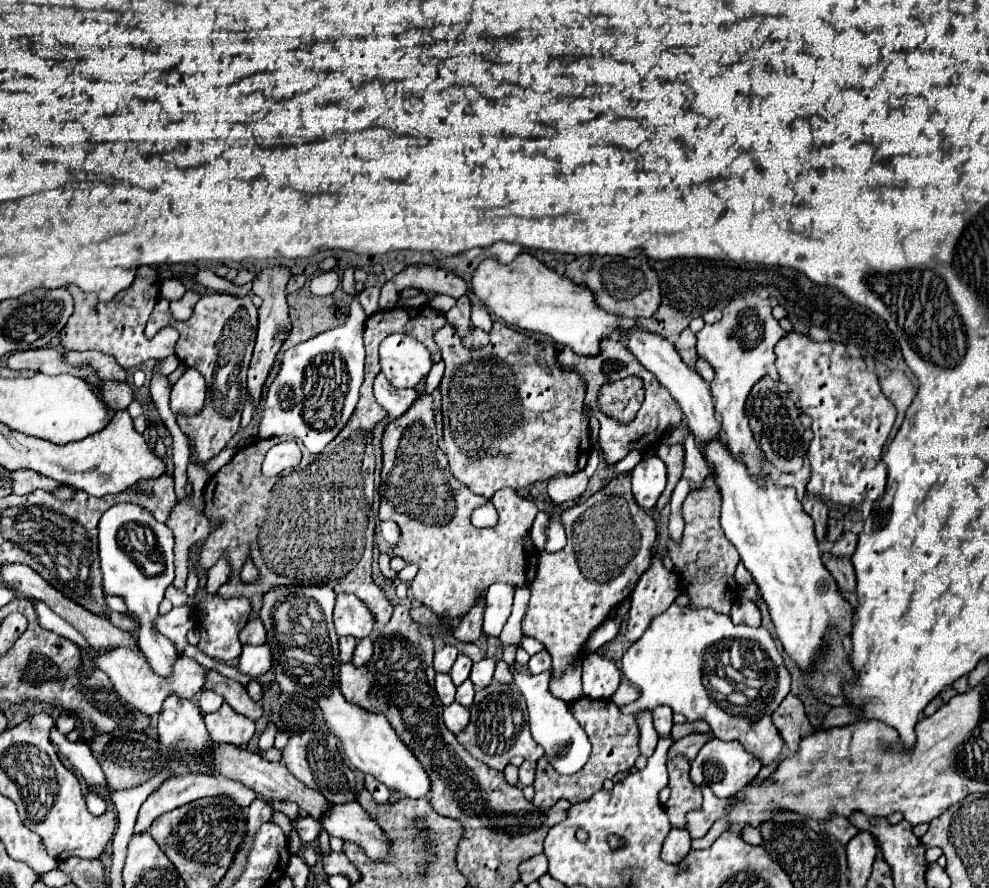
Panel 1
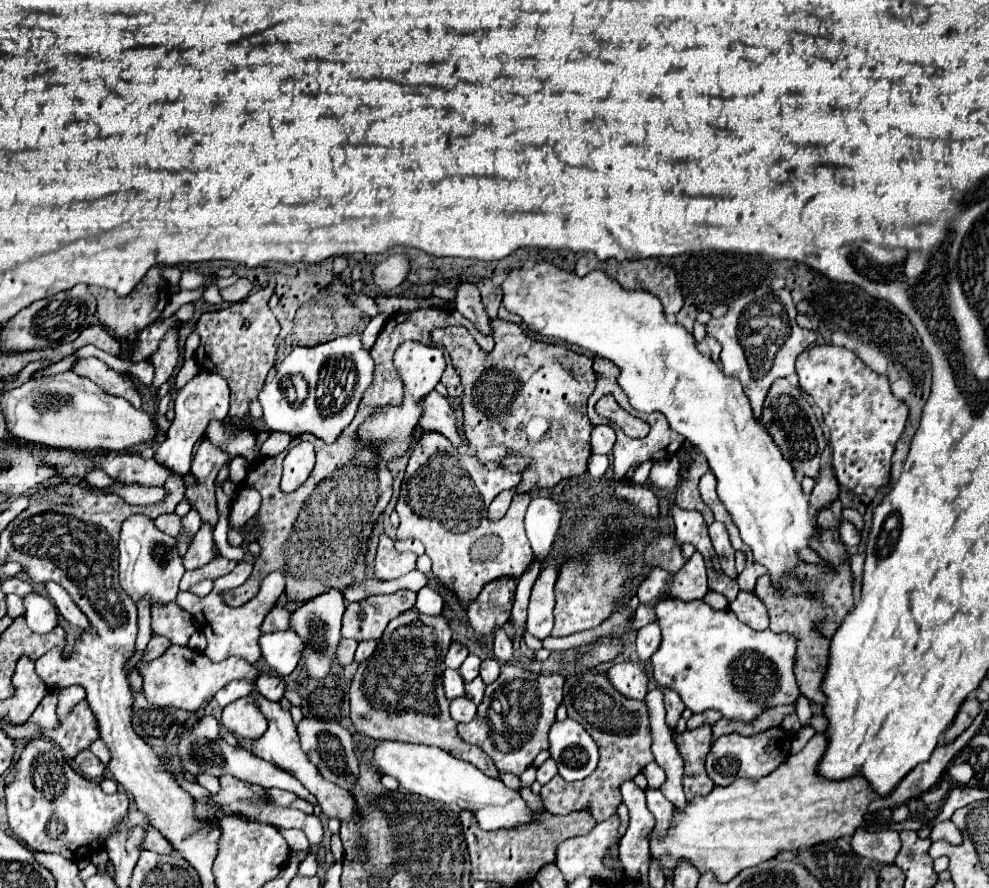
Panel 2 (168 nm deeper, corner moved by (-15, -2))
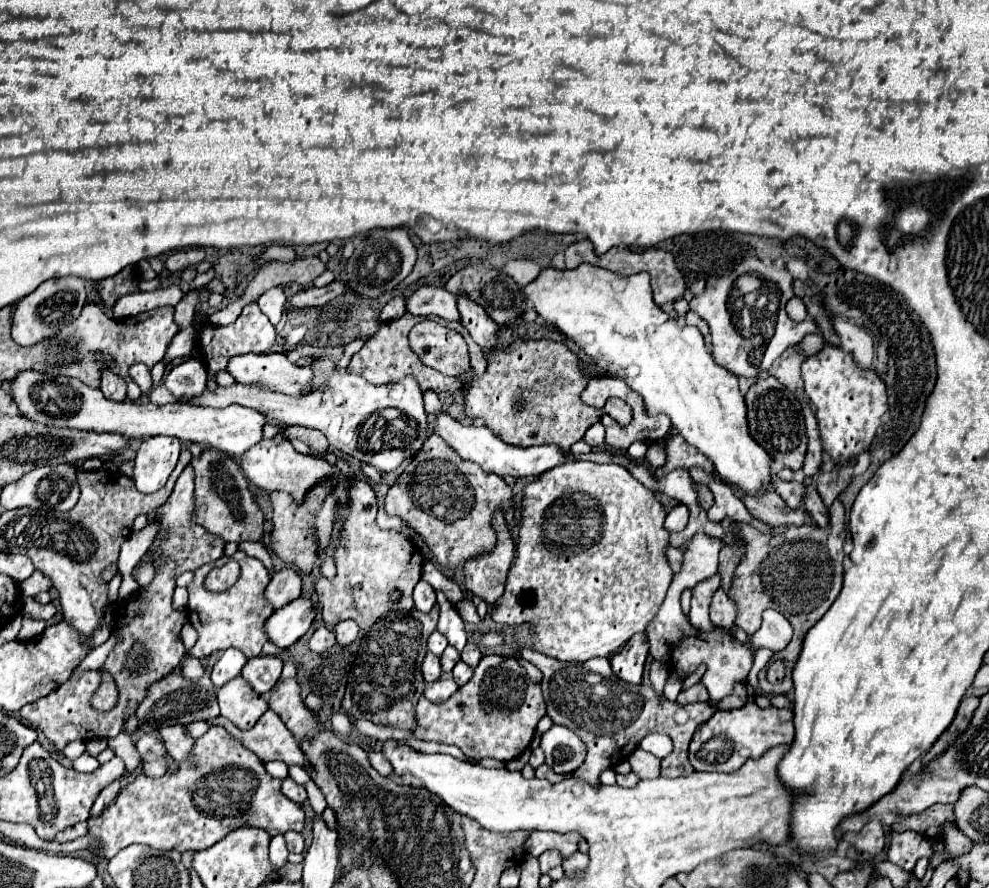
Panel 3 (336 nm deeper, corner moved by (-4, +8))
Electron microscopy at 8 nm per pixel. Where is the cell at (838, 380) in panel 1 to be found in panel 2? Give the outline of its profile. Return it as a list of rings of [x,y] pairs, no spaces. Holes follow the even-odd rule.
[[[814,345],[808,347],[796,359],[796,373],[800,377],[800,387],[812,395],[814,403],[824,413],[824,423],[830,429],[830,447],[832,447],[832,467],[840,487],[854,495],[864,495],[866,489],[880,489],[890,485],[890,459],[896,447],[898,437],[902,435],[904,423],[908,419],[908,407],[896,399],[890,391],[886,375],[872,371],[854,351],[836,345]]]

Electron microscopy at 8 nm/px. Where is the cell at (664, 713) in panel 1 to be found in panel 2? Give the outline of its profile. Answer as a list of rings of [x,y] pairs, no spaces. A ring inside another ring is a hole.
[[[662,689],[662,691],[664,691],[664,703],[666,703],[666,725],[670,729],[674,729],[678,719],[682,717],[684,703],[682,703],[682,699],[674,691],[668,691],[668,689]]]

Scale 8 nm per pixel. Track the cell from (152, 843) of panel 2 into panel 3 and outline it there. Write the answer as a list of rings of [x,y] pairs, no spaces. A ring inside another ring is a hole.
[[[211,725],[207,733],[195,741],[191,757],[195,765],[181,761],[177,771],[167,771],[159,779],[137,771],[137,777],[121,789],[105,813],[89,817],[89,833],[101,839],[105,859],[115,857],[133,843],[185,853],[209,849],[239,827],[267,829],[269,835],[303,829],[305,813],[301,805],[281,793],[281,779],[269,777],[263,761],[223,727]]]

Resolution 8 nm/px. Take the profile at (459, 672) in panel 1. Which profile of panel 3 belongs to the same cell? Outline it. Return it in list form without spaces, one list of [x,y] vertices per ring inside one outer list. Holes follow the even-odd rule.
[[[449,645],[449,647],[443,651],[443,655],[441,655],[441,669],[443,669],[443,673],[449,673],[457,661],[459,661],[459,653],[455,651],[455,647]]]

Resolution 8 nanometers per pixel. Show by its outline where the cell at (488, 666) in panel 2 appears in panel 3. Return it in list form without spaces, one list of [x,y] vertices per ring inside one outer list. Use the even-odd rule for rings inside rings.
[[[467,643],[465,649],[463,649],[463,653],[461,653],[461,659],[463,659],[467,665],[477,667],[477,663],[479,663],[479,659],[481,659],[481,651],[479,651],[479,647],[477,647],[475,643]]]

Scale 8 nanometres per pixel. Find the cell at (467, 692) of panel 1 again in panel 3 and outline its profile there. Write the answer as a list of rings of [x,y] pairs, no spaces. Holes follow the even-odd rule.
[[[457,661],[457,665],[453,667],[453,679],[457,681],[457,685],[465,685],[469,681],[469,677],[473,675],[473,669],[469,665],[465,665],[463,661]]]

